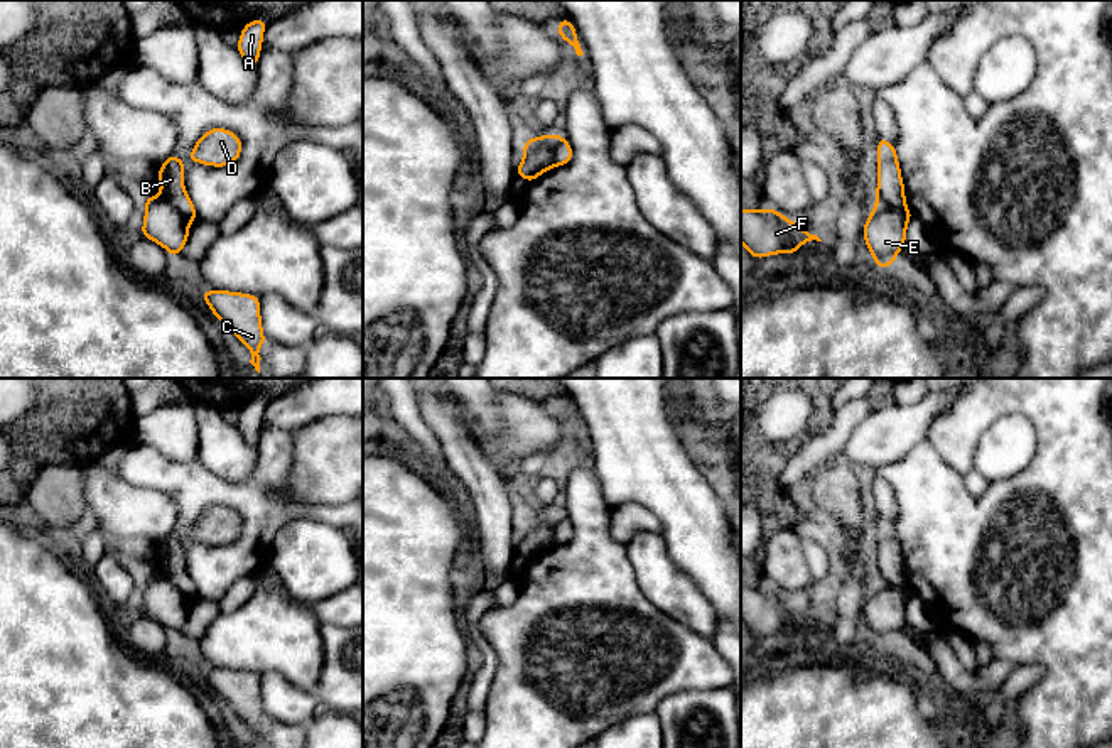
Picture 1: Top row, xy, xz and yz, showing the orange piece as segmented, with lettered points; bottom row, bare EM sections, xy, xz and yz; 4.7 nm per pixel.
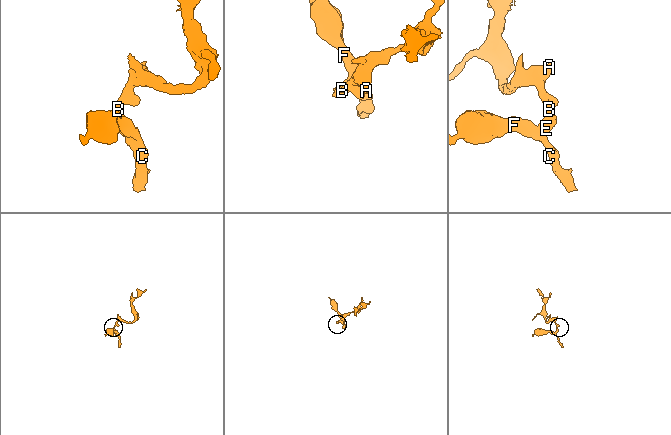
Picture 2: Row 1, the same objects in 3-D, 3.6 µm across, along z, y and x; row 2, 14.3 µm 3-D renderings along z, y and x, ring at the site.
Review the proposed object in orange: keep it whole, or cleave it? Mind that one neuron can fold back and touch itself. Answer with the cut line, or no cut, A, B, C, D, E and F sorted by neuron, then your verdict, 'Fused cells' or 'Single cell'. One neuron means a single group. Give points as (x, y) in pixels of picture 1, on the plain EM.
Split along xz (557, 512), (552, 542). Groups: A B D / C E F. Fused cells

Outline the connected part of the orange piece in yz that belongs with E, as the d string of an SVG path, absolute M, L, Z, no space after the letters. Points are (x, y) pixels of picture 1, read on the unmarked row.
M872 586L862 615L879 647L894 643L899 628L906 623L904 613L911 594L908 586Z

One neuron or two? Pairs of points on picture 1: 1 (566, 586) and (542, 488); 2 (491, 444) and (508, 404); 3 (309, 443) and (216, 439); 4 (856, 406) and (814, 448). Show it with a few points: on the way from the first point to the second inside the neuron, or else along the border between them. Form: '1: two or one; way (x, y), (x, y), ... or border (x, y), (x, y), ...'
1: two; border (561, 476), (561, 502), (556, 510)
2: one; way (502, 438), (510, 429), (510, 414)
3: two; border (323, 416), (294, 433), (292, 466), (284, 482)
4: one; way (847, 417), (825, 441)

